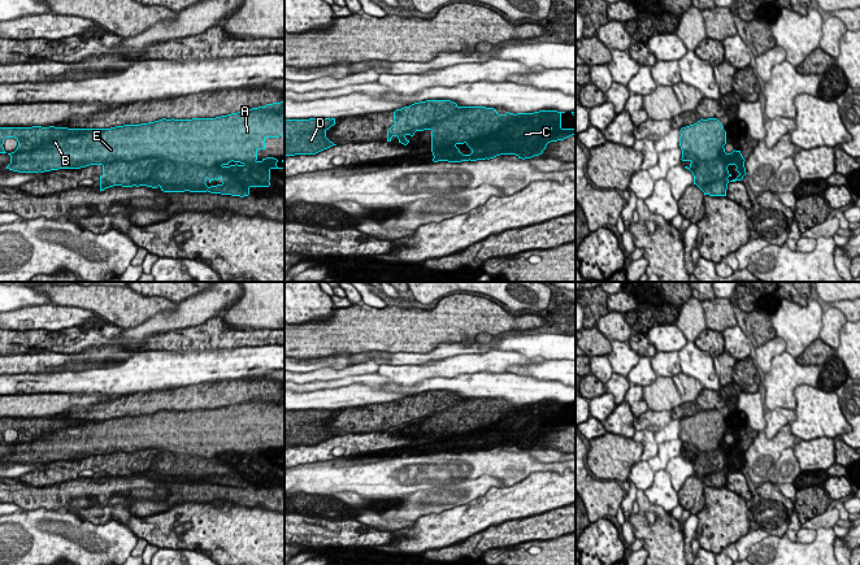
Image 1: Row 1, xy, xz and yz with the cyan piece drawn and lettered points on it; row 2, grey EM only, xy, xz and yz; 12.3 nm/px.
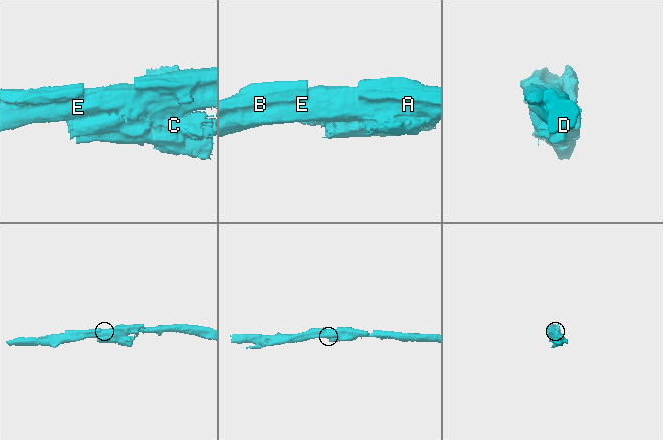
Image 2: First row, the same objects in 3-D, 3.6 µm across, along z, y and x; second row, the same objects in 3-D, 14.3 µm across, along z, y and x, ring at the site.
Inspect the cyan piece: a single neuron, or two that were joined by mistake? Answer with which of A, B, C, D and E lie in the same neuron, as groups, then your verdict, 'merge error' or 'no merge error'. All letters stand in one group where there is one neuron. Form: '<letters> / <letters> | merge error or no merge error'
A B D E / C | merge error

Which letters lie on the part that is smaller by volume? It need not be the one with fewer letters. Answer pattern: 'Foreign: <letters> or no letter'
Foreign: C

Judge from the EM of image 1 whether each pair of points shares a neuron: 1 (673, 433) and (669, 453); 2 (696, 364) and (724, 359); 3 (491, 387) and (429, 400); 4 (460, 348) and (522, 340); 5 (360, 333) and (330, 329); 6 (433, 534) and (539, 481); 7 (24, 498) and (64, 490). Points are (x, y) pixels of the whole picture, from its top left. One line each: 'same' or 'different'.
1: different
2: different
3: different
4: same
5: same
6: same
7: same

